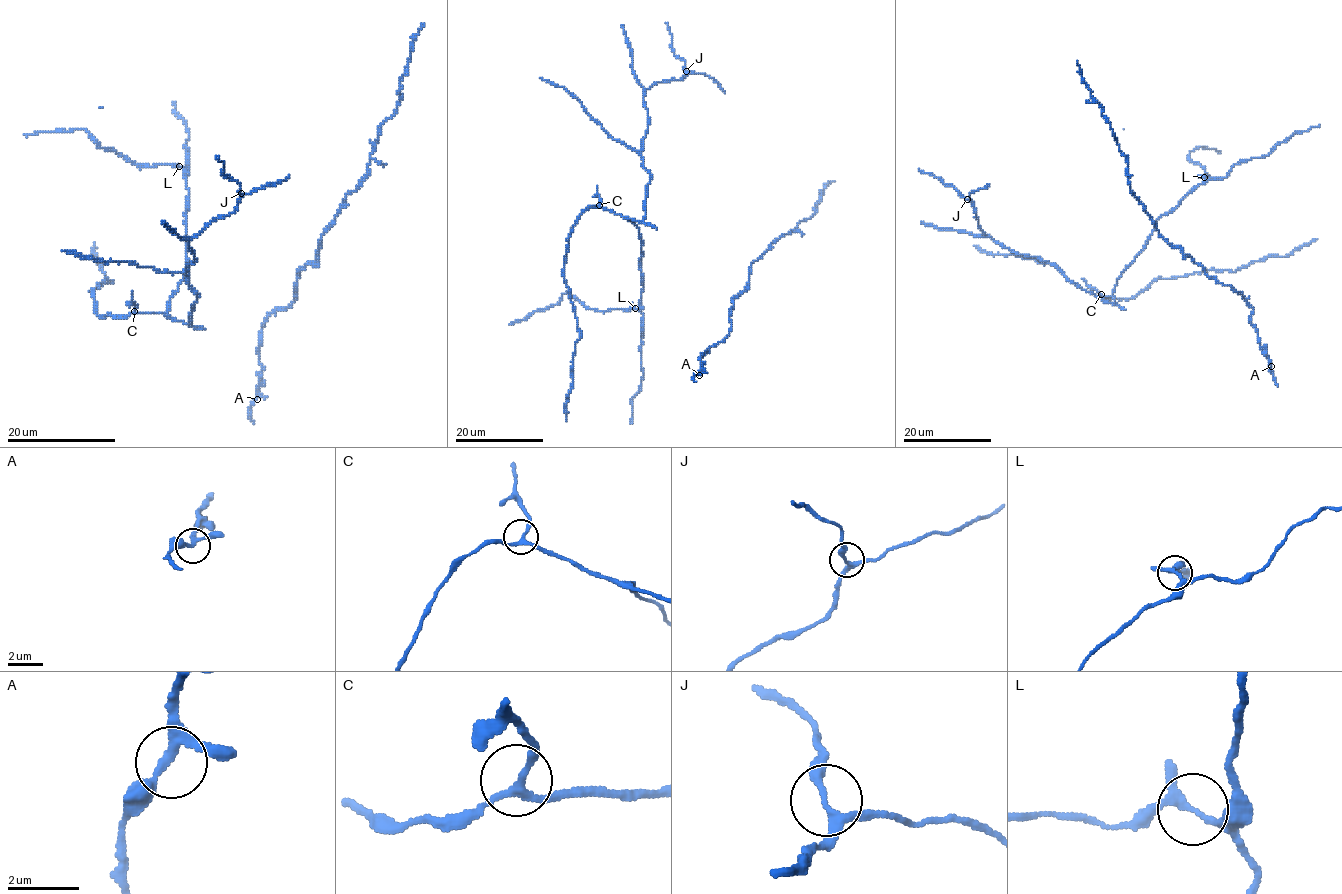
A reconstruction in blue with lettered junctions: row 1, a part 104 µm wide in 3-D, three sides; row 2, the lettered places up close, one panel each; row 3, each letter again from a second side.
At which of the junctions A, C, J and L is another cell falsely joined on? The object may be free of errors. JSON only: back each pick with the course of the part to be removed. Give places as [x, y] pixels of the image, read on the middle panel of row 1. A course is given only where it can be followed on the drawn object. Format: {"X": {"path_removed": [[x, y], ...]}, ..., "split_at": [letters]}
{"split_at": []}

